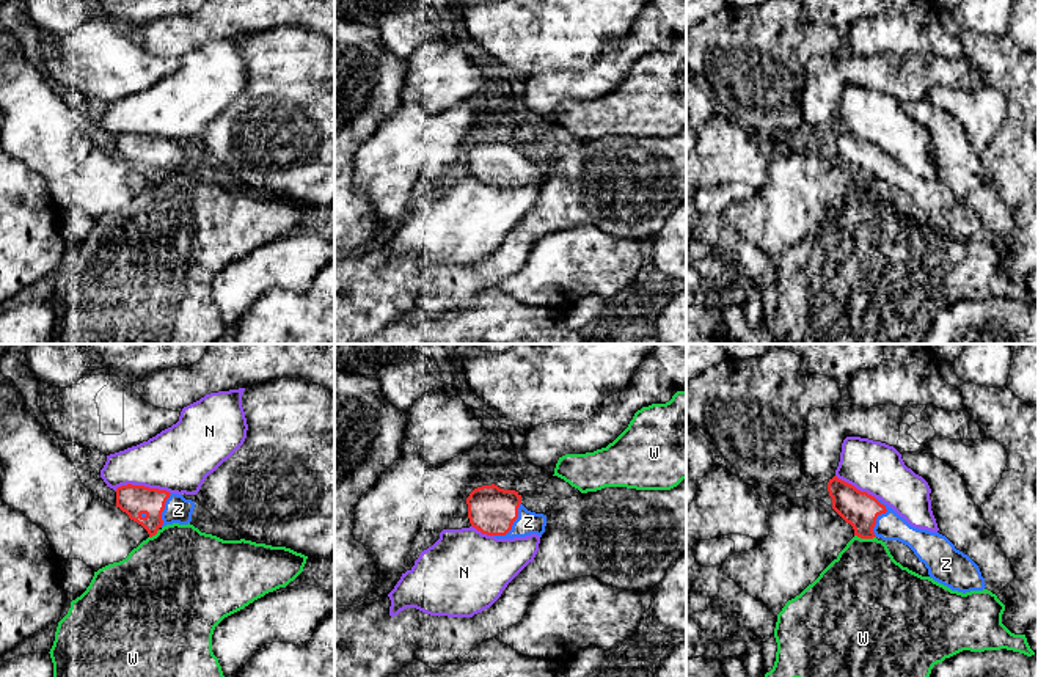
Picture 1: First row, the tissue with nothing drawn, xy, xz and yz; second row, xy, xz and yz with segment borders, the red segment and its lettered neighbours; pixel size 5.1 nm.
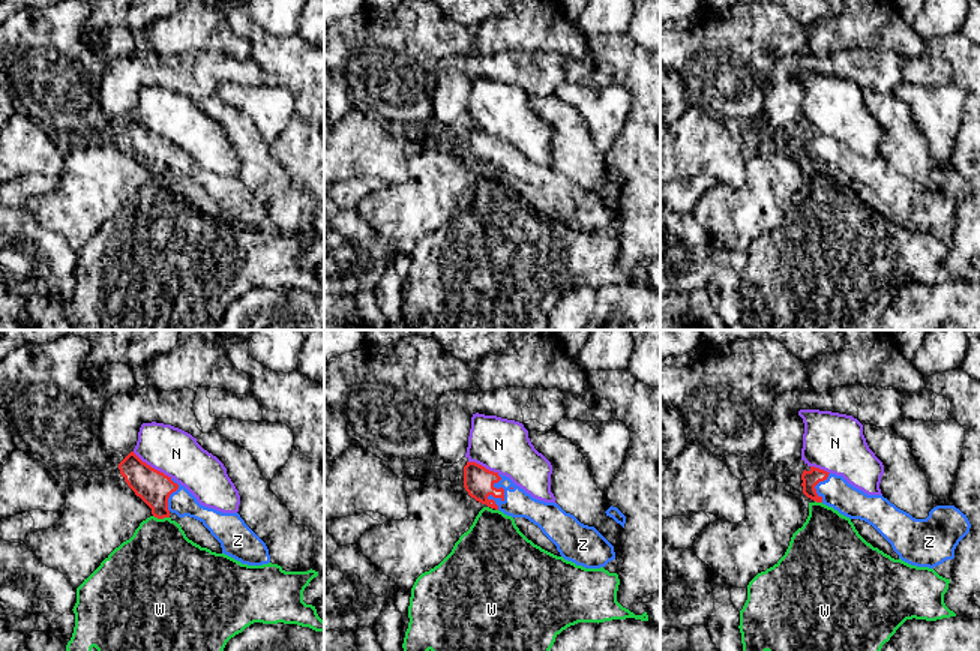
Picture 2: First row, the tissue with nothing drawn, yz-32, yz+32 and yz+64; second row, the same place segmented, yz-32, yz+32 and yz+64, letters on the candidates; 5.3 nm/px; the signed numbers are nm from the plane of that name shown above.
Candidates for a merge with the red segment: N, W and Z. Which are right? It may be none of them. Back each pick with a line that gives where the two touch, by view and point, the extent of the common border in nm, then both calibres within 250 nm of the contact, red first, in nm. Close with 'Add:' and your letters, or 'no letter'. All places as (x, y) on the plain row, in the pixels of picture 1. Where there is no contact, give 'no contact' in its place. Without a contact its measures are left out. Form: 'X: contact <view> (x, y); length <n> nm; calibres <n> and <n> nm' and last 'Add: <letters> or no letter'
Z: contact yz (877, 165); length 200 nm; calibres 180 and 140 nm
Add: Z

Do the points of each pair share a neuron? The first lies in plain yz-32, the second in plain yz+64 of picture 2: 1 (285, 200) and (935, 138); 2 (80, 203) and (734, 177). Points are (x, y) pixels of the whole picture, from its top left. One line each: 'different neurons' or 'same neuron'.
1: different neurons
2: different neurons

